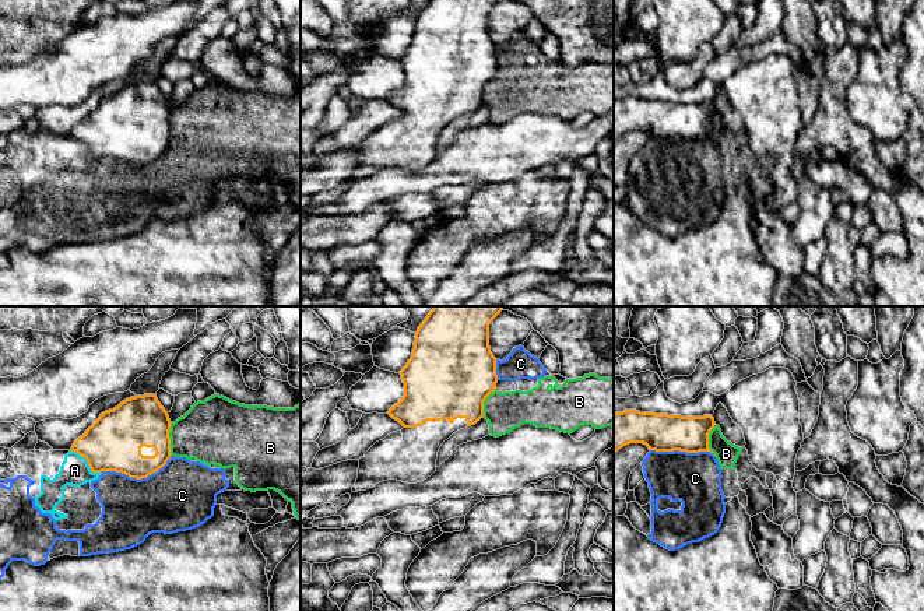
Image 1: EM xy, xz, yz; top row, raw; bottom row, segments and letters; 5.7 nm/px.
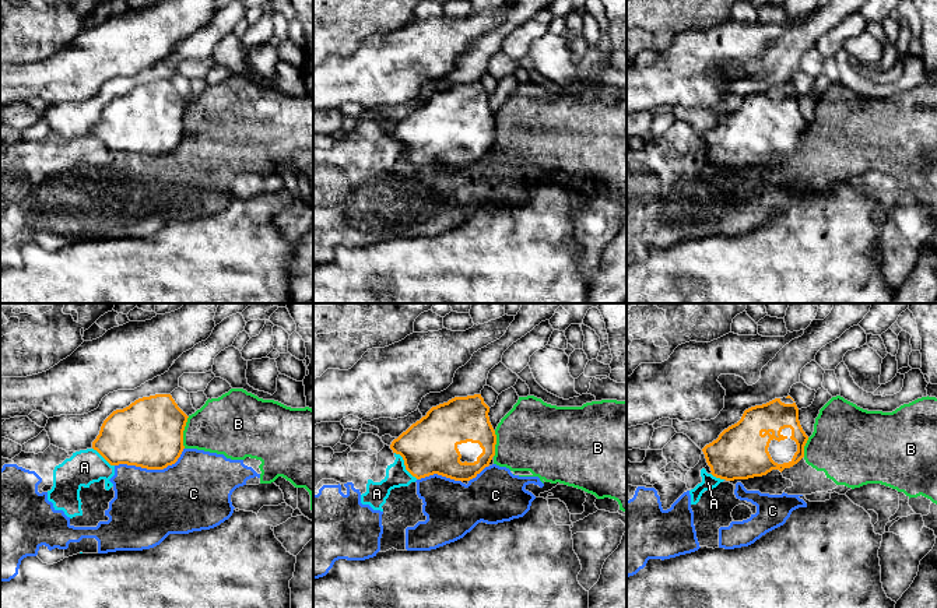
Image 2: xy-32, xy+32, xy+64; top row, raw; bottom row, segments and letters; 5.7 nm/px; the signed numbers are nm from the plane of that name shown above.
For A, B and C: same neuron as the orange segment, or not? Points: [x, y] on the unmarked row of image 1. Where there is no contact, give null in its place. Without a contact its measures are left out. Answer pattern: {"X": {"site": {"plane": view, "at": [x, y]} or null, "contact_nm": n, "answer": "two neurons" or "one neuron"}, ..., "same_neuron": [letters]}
{"A": {"site": {"plane": "xy", "at": [87, 147]}, "contact_nm": 220, "answer": "two neurons"}, "B": {"site": {"plane": "xy", "at": [169, 126]}, "contact_nm": 190, "answer": "two neurons"}, "C": {"site": {"plane": "xy", "at": [137, 165]}, "contact_nm": 420, "answer": "two neurons"}, "same_neuron": []}

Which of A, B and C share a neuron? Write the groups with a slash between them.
A B C

